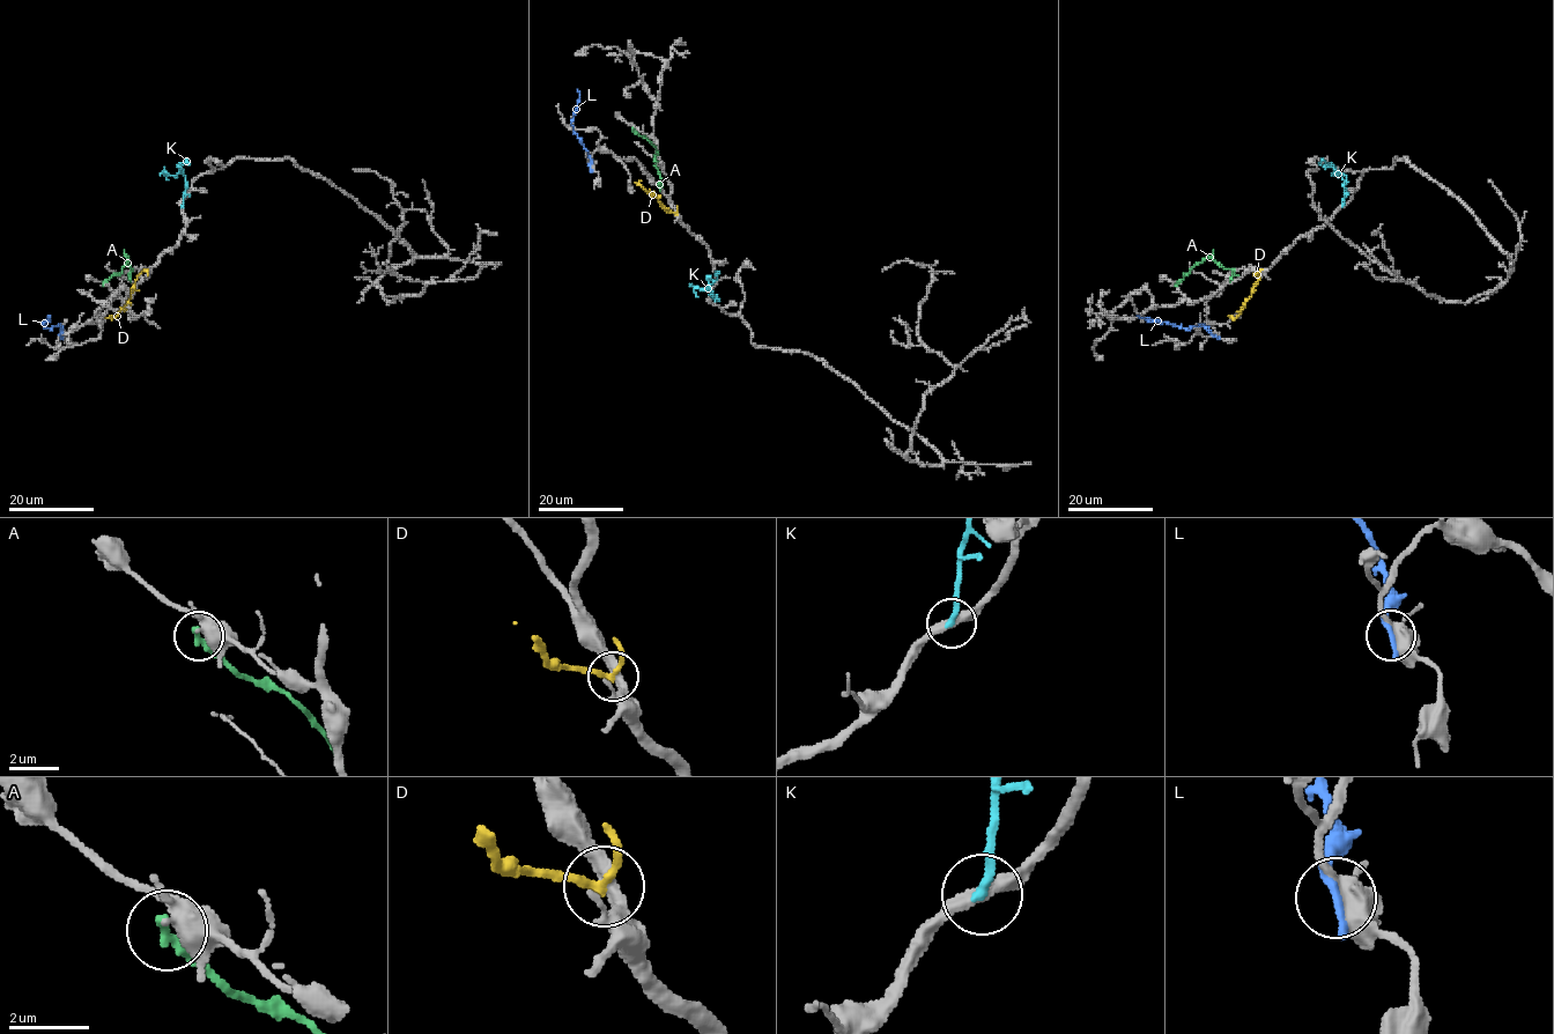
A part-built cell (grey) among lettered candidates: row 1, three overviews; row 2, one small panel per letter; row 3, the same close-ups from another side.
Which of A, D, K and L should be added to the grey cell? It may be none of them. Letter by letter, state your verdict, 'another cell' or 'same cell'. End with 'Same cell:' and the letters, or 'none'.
A: another cell
D: another cell
K: another cell
L: another cell
Same cell: none

